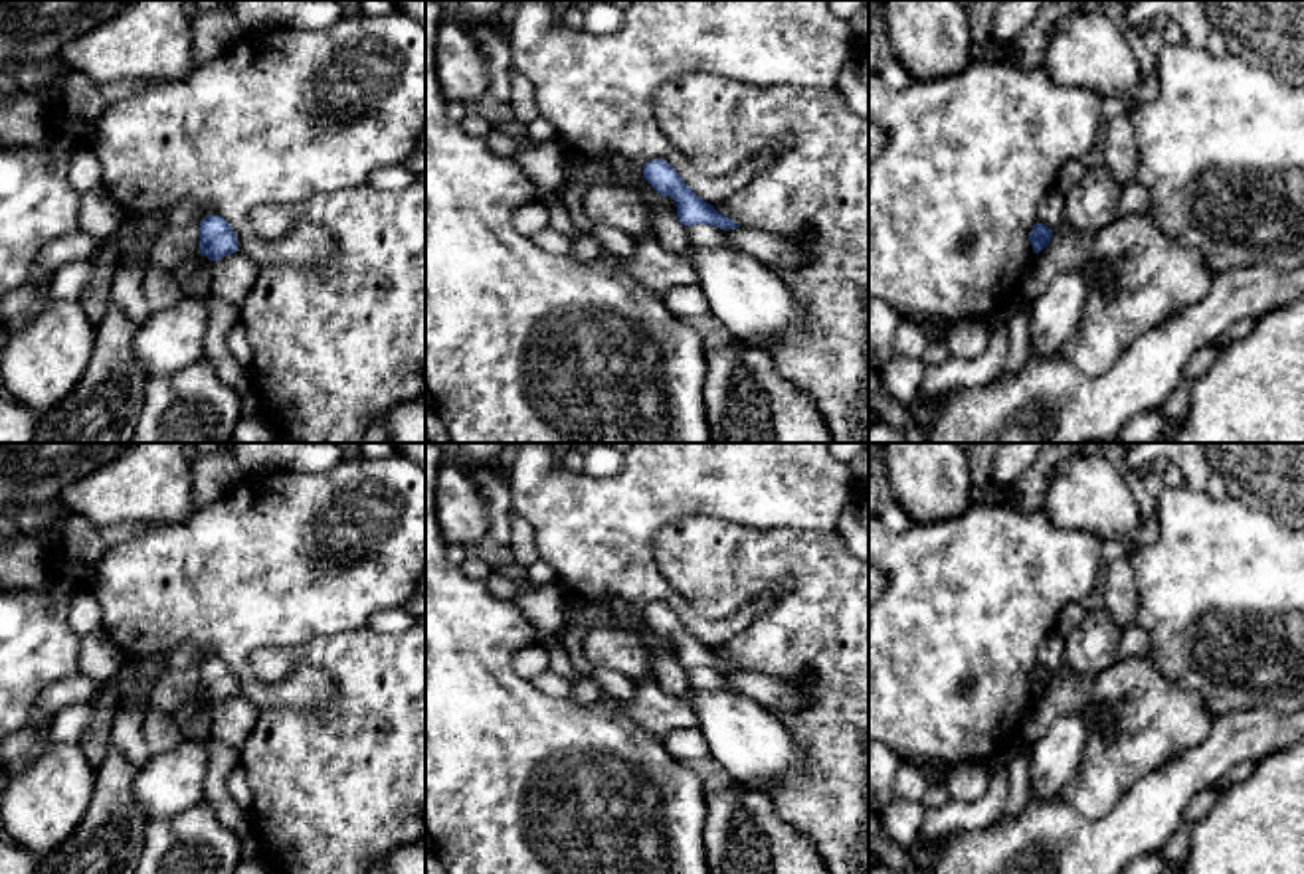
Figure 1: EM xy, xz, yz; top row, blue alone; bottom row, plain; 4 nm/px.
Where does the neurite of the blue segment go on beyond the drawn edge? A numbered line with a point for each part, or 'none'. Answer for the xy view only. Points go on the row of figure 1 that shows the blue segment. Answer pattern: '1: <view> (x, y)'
none

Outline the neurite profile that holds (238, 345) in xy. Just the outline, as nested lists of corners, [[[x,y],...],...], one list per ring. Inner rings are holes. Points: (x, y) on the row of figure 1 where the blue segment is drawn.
[[[237,322],[230,330],[230,334],[228,334],[228,348],[230,348],[232,356],[233,356],[233,360],[241,368],[249,370],[249,366],[251,366],[251,348],[249,348],[249,342],[245,338],[245,328],[243,328],[241,322]]]

